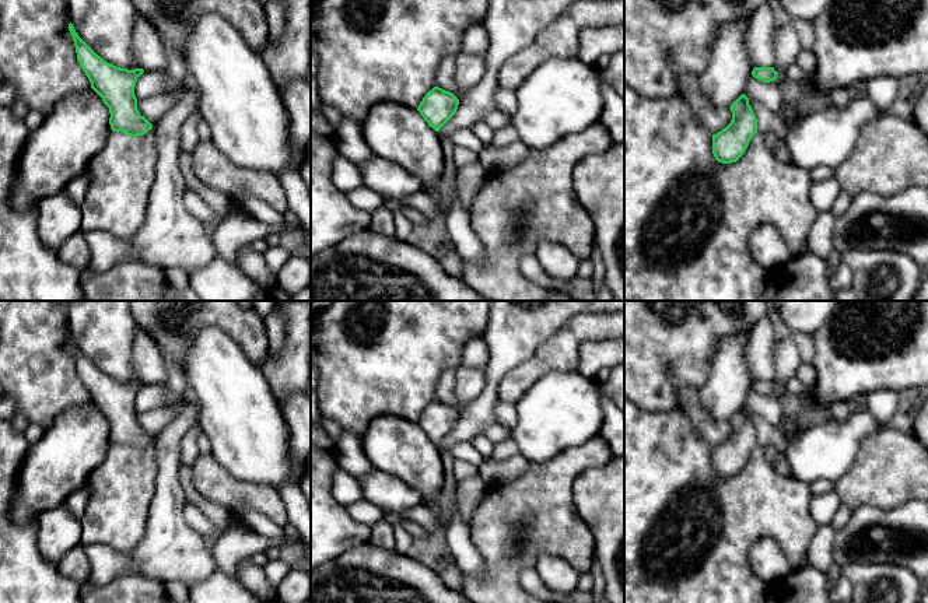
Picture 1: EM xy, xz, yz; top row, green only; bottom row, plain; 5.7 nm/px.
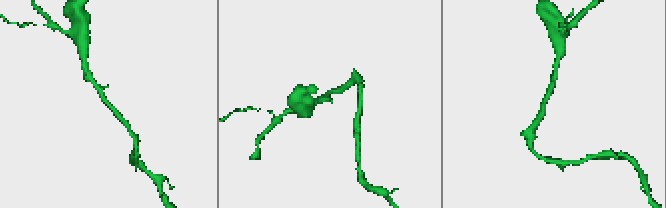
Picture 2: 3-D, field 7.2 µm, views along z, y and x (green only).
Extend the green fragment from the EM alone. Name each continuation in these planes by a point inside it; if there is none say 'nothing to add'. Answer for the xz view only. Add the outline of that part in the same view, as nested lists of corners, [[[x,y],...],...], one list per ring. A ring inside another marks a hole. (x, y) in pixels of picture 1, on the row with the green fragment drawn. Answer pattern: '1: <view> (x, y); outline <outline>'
nothing to add

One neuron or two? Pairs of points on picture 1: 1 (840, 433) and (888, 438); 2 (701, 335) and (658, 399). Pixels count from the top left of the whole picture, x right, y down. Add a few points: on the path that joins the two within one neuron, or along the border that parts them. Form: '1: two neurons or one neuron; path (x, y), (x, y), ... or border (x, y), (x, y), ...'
1: two neurons; border (883, 426), (862, 440), (851, 465)
2: one neuron; path (686, 350), (671, 365), (661, 384)

